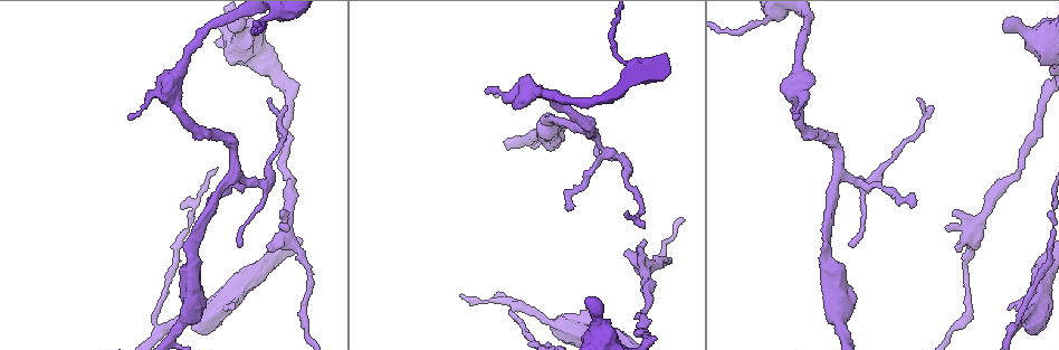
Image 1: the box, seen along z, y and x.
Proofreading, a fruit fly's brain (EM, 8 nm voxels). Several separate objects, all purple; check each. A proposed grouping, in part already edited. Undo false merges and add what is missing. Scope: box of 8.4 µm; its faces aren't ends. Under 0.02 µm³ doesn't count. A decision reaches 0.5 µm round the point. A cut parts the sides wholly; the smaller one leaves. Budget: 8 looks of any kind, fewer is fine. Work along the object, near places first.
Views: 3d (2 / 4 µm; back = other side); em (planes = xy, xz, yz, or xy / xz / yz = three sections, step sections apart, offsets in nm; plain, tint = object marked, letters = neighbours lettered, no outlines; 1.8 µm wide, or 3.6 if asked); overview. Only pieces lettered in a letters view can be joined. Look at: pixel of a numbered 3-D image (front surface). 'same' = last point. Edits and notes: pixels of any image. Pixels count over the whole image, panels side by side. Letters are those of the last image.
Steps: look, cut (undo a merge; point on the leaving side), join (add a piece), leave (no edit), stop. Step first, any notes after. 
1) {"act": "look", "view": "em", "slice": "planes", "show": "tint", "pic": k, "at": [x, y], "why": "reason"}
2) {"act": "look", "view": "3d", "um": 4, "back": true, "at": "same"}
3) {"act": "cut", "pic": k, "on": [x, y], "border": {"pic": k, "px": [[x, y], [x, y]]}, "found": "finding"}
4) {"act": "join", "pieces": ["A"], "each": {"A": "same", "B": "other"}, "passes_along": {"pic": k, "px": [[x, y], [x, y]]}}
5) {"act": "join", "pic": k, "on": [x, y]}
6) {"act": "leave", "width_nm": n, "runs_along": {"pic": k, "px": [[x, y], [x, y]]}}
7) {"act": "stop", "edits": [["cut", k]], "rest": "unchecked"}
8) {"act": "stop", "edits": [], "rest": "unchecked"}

{"act": "look", "view": "3d", "um": 4, "pic": 1, "at": [1008, 310], "why": "branch stops here"}

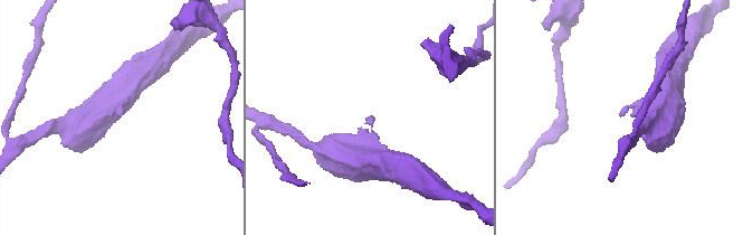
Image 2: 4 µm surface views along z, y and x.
{"act": "look", "view": "em", "slice": "planes", "show": "letters", "pic": 2, "at": [373, 116], "why": "now the EM"}

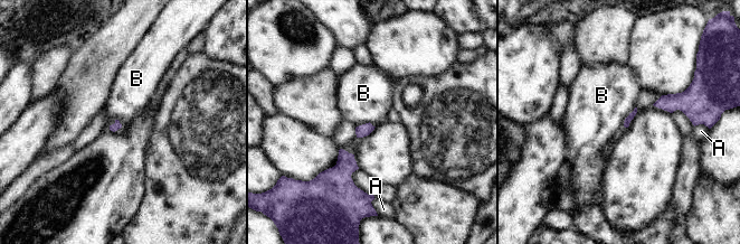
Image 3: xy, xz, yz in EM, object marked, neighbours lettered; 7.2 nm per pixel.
{"act": "leave", "each": {"A": "other", "B": "other"}, "border": {"pic": 3, "px": [[635, 106], [624, 121]]}, "found": "none of them fits"}

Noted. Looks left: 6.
{"act": "look", "view": "3d", "um": 4, "pic": 1, "at": [267, 180]}

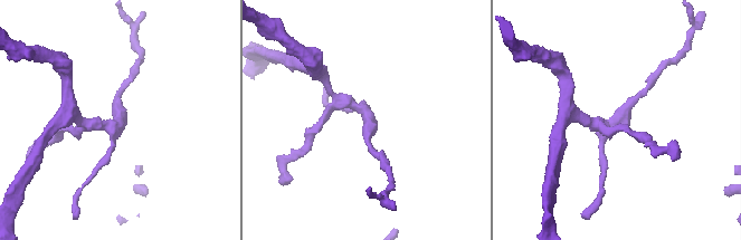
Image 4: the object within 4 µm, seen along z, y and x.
{"act": "look", "view": "em", "slice": "planes", "show": "letters", "pic": 4, "at": [117, 125]}

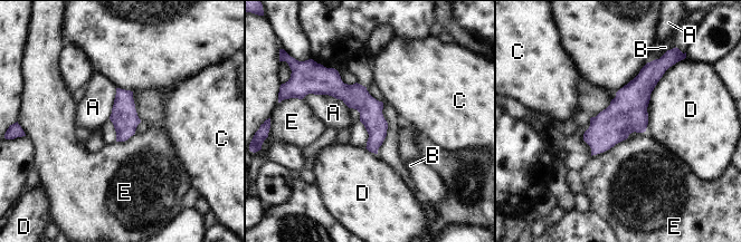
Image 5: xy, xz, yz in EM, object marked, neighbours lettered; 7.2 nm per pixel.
{"act": "leave", "each": {"A": "other", "B": "other", "C": "other", "D": "other", "E": "other"}, "border": {"pic": 5, "px": [[302, 98], [328, 94], [349, 108]]}, "found": "all the same neuron"}

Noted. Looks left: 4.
{"act": "look", "view": "em", "slice": "planes", "show": "tint", "pic": 1, "at": [130, 117], "why": "an open end"}

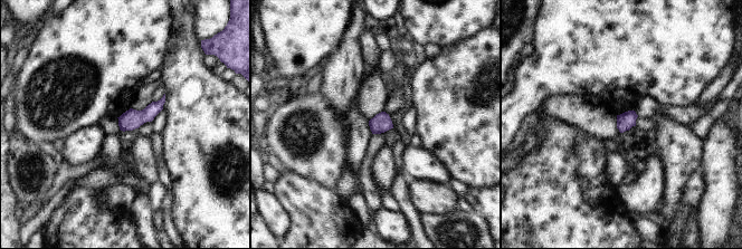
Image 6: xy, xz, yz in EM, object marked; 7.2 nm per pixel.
{"act": "look", "view": "em", "slice": "planes", "show": "letters", "at": "same"}

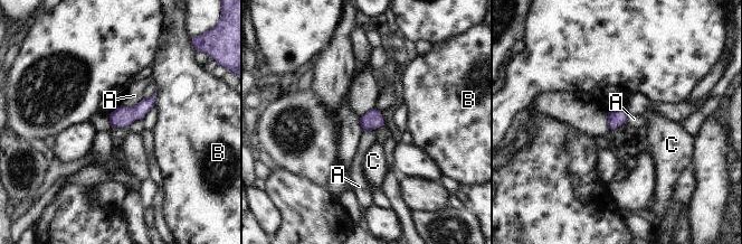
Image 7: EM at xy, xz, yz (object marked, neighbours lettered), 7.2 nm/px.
{"act": "leave", "longest_contact_nm": ["A", 170], "each": {"A": "other", "B": "other", "C": "other"}, "border": {"pic": 7, "px": [[143, 99], [132, 106], [122, 105]]}, "found": "no lettered piece goes on from it"}

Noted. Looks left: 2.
{"act": "stop", "edits": [], "rest": "unchecked"}

